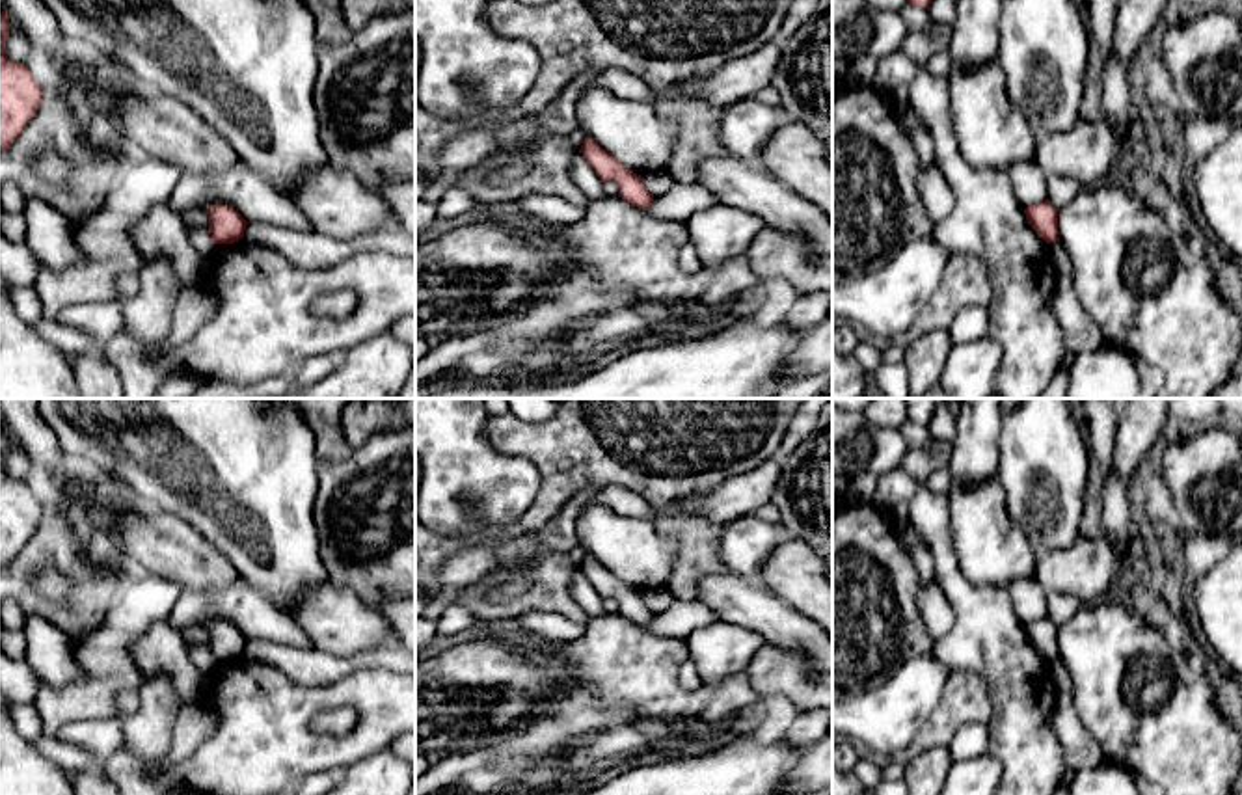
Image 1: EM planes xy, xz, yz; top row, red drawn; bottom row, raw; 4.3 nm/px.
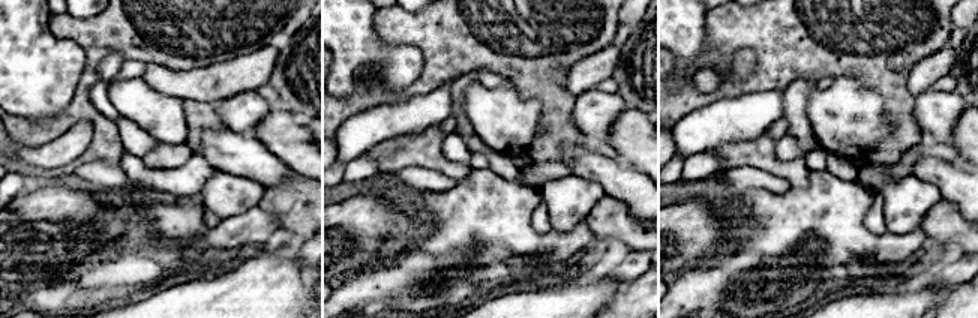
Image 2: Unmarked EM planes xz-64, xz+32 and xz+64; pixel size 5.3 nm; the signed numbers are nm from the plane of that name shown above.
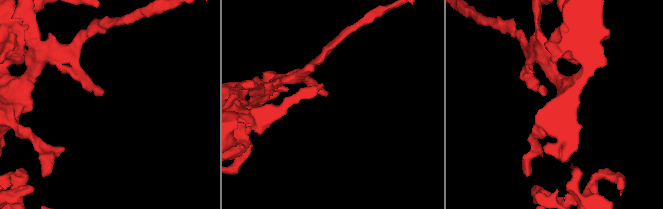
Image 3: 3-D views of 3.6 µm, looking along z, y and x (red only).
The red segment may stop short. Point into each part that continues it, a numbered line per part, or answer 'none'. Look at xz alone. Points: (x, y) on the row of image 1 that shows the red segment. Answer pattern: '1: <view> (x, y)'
none

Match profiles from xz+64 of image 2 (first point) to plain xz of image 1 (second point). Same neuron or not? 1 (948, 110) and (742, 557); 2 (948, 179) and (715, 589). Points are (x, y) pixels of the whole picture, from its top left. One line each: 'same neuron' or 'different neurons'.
1: same neuron
2: same neuron

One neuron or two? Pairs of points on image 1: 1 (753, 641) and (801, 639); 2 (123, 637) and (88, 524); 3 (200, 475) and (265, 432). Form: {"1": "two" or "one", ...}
{"1": "two", "2": "two", "3": "one"}

